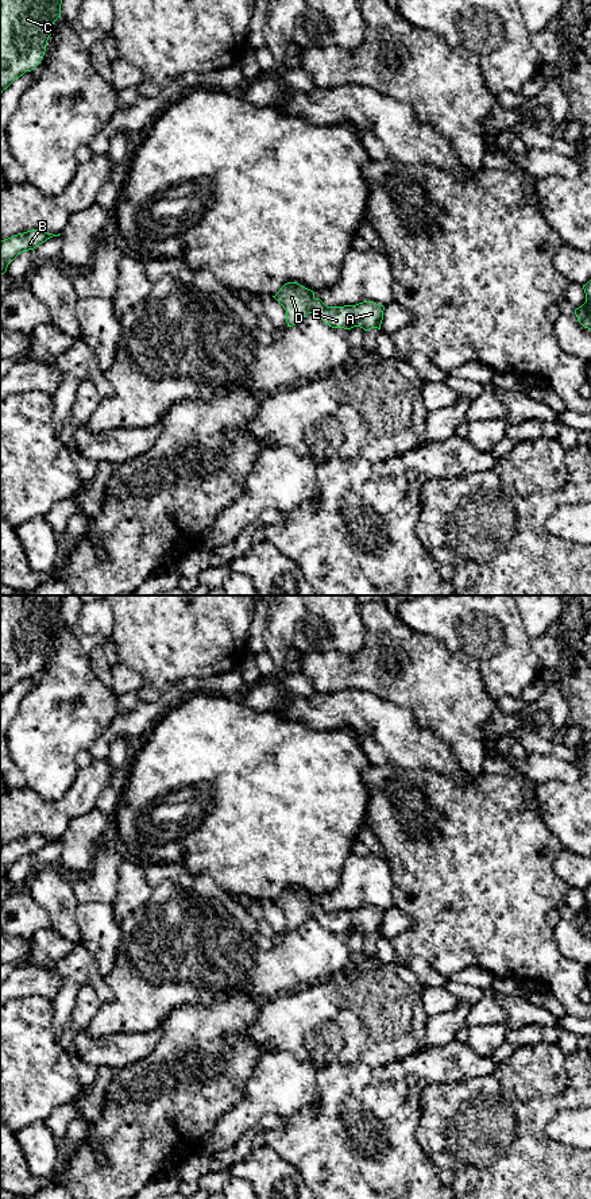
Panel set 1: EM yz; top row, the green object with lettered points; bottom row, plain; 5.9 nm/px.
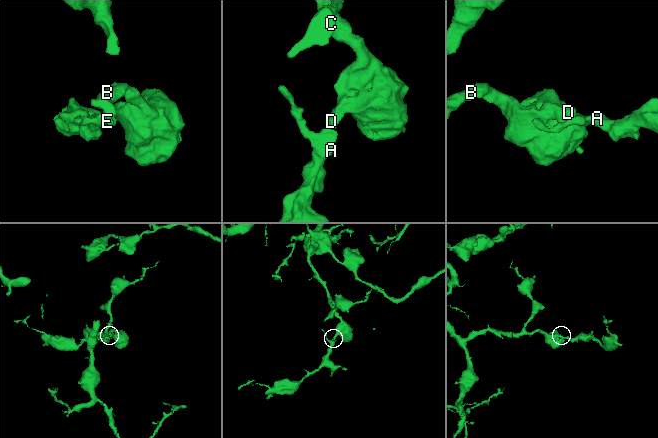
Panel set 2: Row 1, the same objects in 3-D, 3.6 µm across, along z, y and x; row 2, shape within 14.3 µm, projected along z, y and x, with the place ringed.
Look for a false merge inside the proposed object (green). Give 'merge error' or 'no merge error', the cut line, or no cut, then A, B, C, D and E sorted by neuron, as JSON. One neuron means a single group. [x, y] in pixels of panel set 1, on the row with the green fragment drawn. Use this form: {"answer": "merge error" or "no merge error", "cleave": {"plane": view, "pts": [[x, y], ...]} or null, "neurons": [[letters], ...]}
{"answer": "no merge error", "cleave": null, "neurons": [["A", "B", "C", "D", "E"]]}

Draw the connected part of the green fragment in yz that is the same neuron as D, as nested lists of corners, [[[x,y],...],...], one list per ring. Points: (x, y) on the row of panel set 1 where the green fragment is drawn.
[[[287,282],[273,296],[286,311],[287,327],[298,324],[309,313],[317,315],[332,328],[351,329],[360,327],[364,331],[381,329],[385,307],[374,301],[363,301],[356,305],[327,307],[314,292],[297,284]]]

